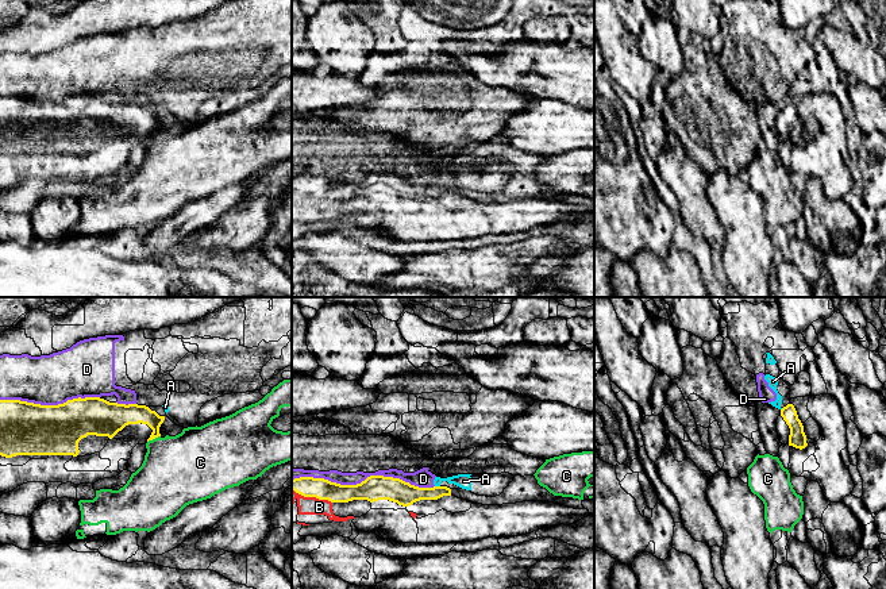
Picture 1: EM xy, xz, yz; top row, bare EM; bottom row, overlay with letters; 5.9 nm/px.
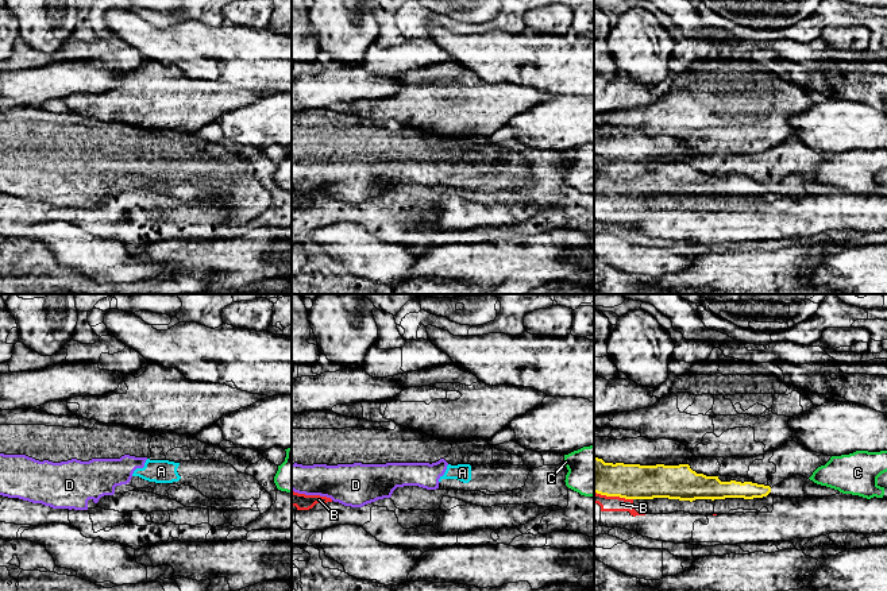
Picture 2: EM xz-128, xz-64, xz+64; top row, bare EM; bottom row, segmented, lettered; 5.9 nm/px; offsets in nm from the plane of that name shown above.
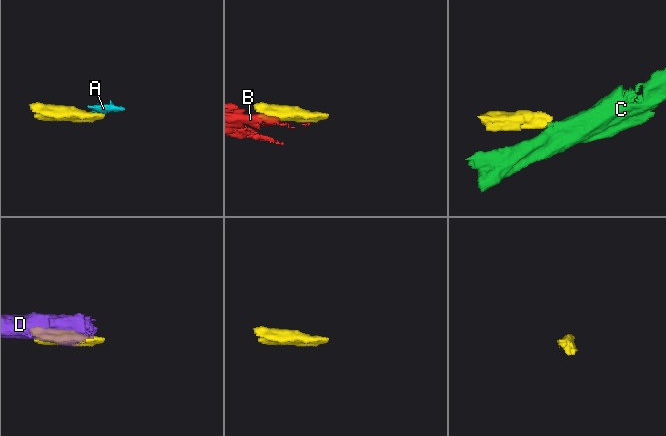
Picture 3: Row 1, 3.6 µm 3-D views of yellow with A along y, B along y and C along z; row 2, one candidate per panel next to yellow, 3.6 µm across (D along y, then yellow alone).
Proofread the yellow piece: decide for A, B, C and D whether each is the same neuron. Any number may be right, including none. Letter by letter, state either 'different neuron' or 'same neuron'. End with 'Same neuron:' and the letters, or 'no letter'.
A: different neuron
B: same neuron
C: different neuron
D: different neuron
Same neuron: B

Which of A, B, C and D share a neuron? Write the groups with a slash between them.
A D / B / C

